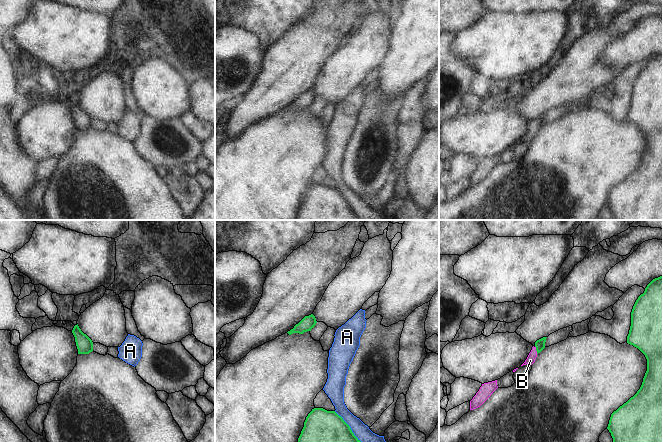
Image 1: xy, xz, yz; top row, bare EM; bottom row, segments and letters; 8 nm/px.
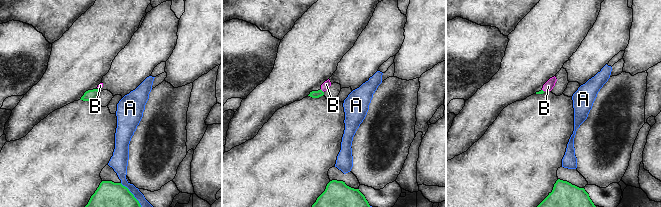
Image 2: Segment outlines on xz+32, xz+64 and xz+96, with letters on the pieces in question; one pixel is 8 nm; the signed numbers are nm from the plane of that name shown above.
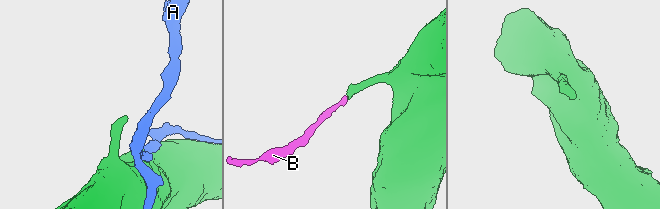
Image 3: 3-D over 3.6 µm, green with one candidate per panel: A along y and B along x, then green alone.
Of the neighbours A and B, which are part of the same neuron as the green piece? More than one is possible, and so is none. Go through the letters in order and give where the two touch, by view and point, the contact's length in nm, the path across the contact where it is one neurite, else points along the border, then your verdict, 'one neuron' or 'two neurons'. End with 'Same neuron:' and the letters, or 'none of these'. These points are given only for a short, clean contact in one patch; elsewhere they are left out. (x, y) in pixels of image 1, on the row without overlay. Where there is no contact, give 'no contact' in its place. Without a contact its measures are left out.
A: contact xz (349, 203); length 340 nm; two neurons
B: contact yz (536, 126); length 70 nm; way yz (539, 120), (536, 126), (530, 136); one neuron
Same neuron: B

